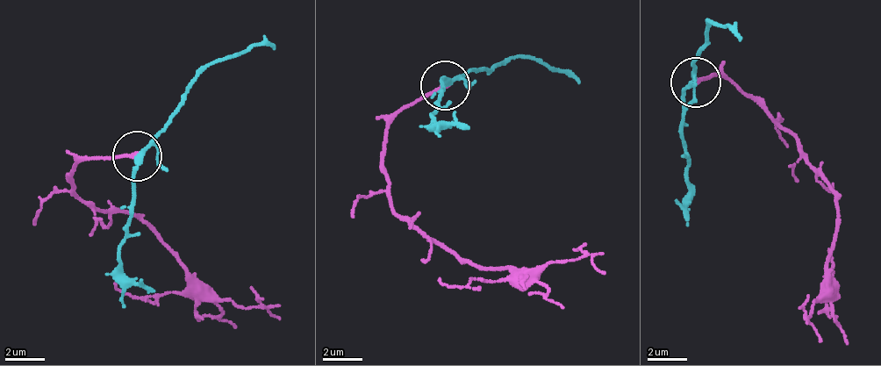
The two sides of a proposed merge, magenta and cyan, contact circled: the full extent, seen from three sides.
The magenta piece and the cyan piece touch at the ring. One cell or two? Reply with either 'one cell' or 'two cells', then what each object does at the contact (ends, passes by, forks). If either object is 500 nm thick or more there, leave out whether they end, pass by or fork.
one cell; magenta ends; cyan forks

